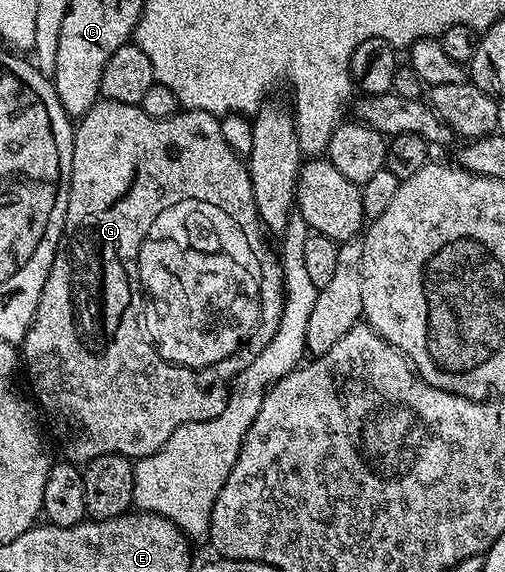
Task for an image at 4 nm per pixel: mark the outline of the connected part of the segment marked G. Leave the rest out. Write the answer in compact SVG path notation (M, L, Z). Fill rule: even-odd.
M99 100L95 102L93 108L87 114L83 114L81 118L77 119L74 128L74 147L72 148L72 176L70 177L70 191L68 192L68 212L66 213L66 223L62 229L62 241L58 244L58 252L52 260L52 268L44 280L44 288L40 292L40 304L34 313L34 325L26 334L25 340L20 343L20 358L24 363L24 374L26 370L27 376L30 377L30 386L34 389L34 394L38 397L38 402L42 405L47 420L50 421L50 430L58 437L58 446L62 449L61 457L63 459L75 464L85 464L93 458L99 458L105 454L123 454L124 457L131 460L147 458L149 454L156 453L168 441L172 432L176 432L176 428L180 428L189 422L212 420L216 416L220 416L220 412L224 412L224 408L228 404L228 400L222 400L222 396L224 396L222 386L224 384L212 384L212 388L210 388L210 382L218 382L218 380L228 382L228 376L232 376L232 372L238 374L244 372L244 368L248 368L248 364L252 364L252 360L256 360L256 356L260 356L260 352L264 352L264 344L268 344L272 340L272 336L276 336L276 328L280 328L282 306L286 300L286 286L279 255L275 251L274 254L270 251L270 246L266 243L265 237L267 238L267 235L264 233L262 221L258 219L258 213L256 212L256 200L252 196L252 180L250 179L247 163L239 158L238 153L232 148L228 148L228 140L224 140L224 136L220 132L220 121L215 115L199 110L183 109L167 118L153 118L142 110L141 105L133 106L132 104ZM184 196L202 198L202 204L218 206L216 210L220 210L222 214L226 214L230 218L230 222L234 224L234 228L240 234L240 240L244 240L246 258L250 262L254 262L256 286L258 286L260 300L262 300L262 308L260 308L260 316L258 316L258 324L256 324L258 328L256 328L256 334L252 336L252 340L248 344L248 350L244 350L242 356L234 356L234 362L228 360L226 364L218 366L212 374L204 374L202 380L196 380L196 382L194 382L192 374L188 374L184 370L178 370L178 372L174 370L176 366L194 368L192 364L166 360L156 350L156 346L148 346L136 334L134 312L130 312L130 310L126 312L120 298L116 298L116 302L112 304L112 296L128 296L130 298L130 290L128 290L128 284L126 284L128 278L126 278L124 272L126 272L128 266L132 268L136 246L138 246L140 238L146 238L146 228L152 228L152 220L156 220L156 214L162 208L166 208L168 204L172 204L172 202L176 202L178 198L184 198Z

